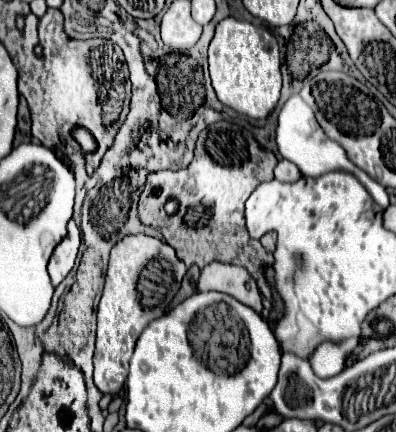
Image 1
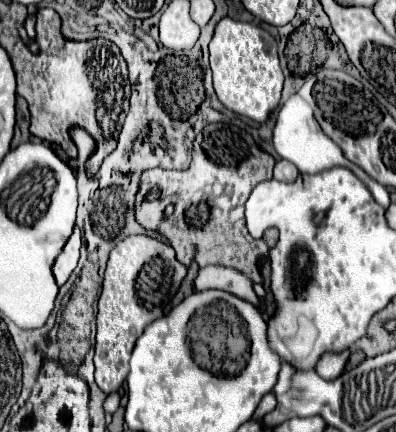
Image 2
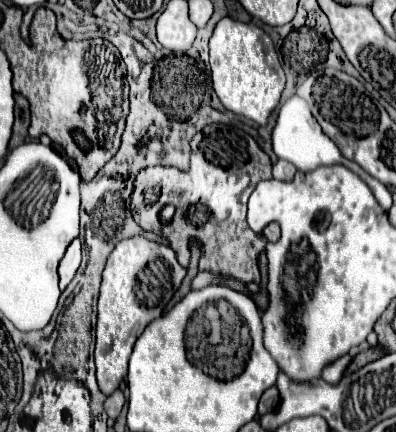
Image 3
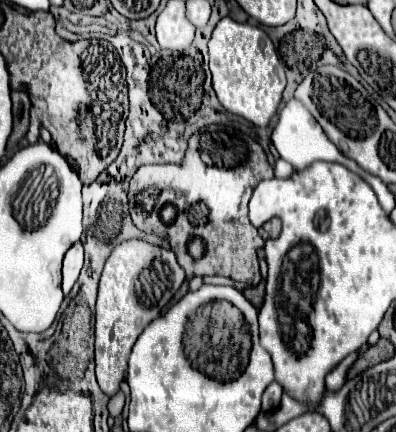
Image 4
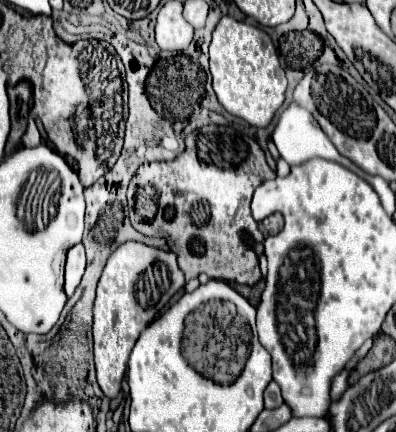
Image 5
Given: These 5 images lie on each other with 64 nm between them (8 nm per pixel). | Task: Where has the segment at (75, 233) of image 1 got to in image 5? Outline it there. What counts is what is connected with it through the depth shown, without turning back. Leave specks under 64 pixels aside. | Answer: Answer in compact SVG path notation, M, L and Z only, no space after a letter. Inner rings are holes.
M76 244L72 250L68 250L68 258L66 258L66 284L64 284L66 296L72 296L74 294L76 286L82 280L84 268L86 268L84 246L82 244Z

